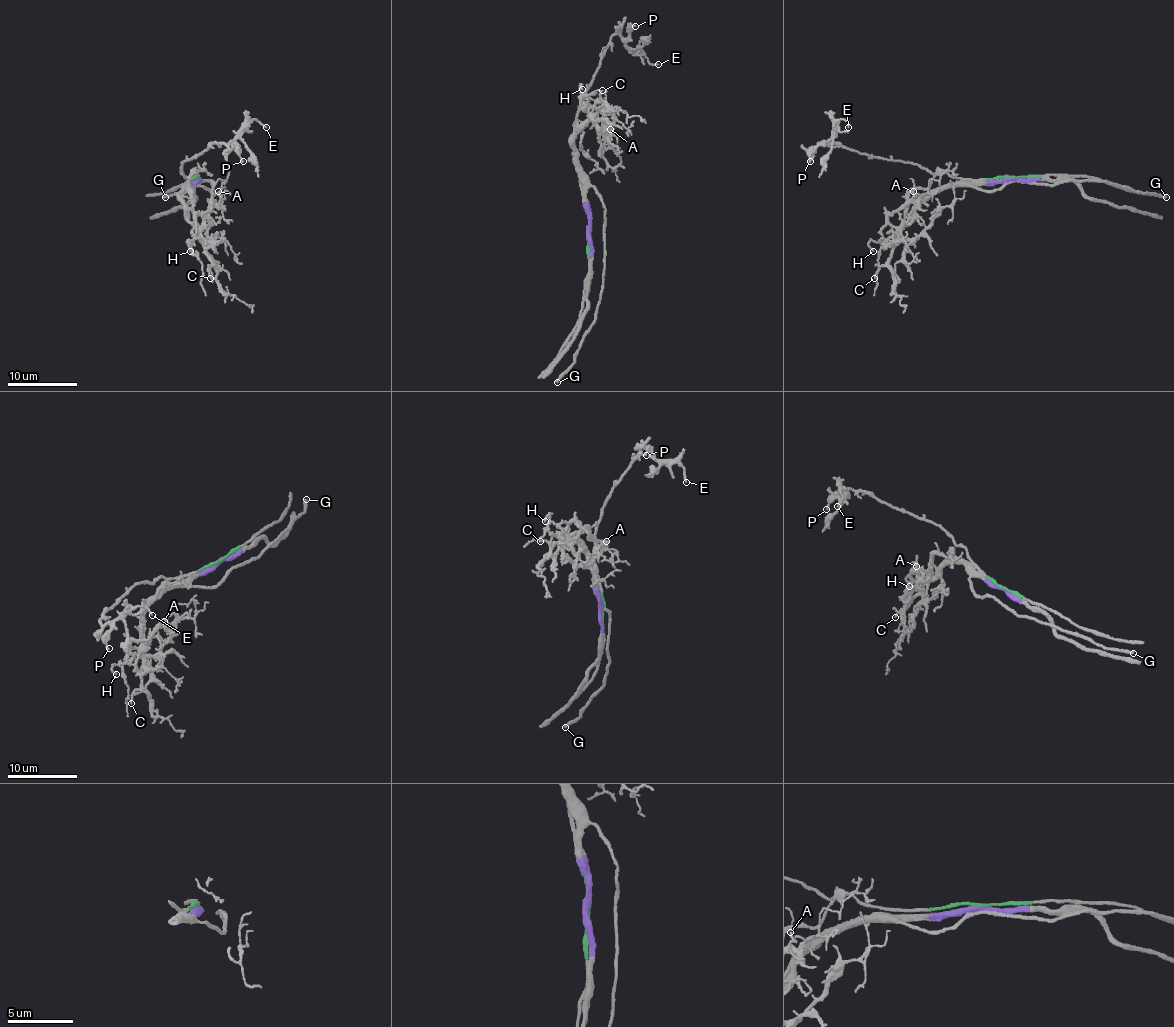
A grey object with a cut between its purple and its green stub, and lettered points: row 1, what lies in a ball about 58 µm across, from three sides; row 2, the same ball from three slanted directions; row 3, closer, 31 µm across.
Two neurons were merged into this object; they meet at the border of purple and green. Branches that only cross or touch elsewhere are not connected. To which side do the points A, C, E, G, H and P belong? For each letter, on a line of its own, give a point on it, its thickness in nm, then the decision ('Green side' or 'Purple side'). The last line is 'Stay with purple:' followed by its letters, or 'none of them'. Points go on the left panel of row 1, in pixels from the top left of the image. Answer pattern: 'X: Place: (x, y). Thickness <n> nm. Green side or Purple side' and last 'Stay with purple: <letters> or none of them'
A: Place: (218, 191). Thickness 180 nm. Purple side
C: Place: (210, 278). Thickness 120 nm. Purple side
E: Place: (266, 127). Thickness 120 nm. Green side
G: Place: (165, 197). Thickness 220 nm. Purple side
H: Place: (190, 251). Thickness 140 nm. Purple side
P: Place: (243, 161). Thickness 150 nm. Green side
Stay with purple: A, C, G, H

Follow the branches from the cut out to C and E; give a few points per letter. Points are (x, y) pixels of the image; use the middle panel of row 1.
C: (589, 229), (585, 173), (578, 163), (575, 135), (601, 105), (603, 98), (599, 95), (603, 90)
E: (589, 229), (590, 217), (573, 161), (577, 111), (615, 34), (651, 64), (658, 64)

